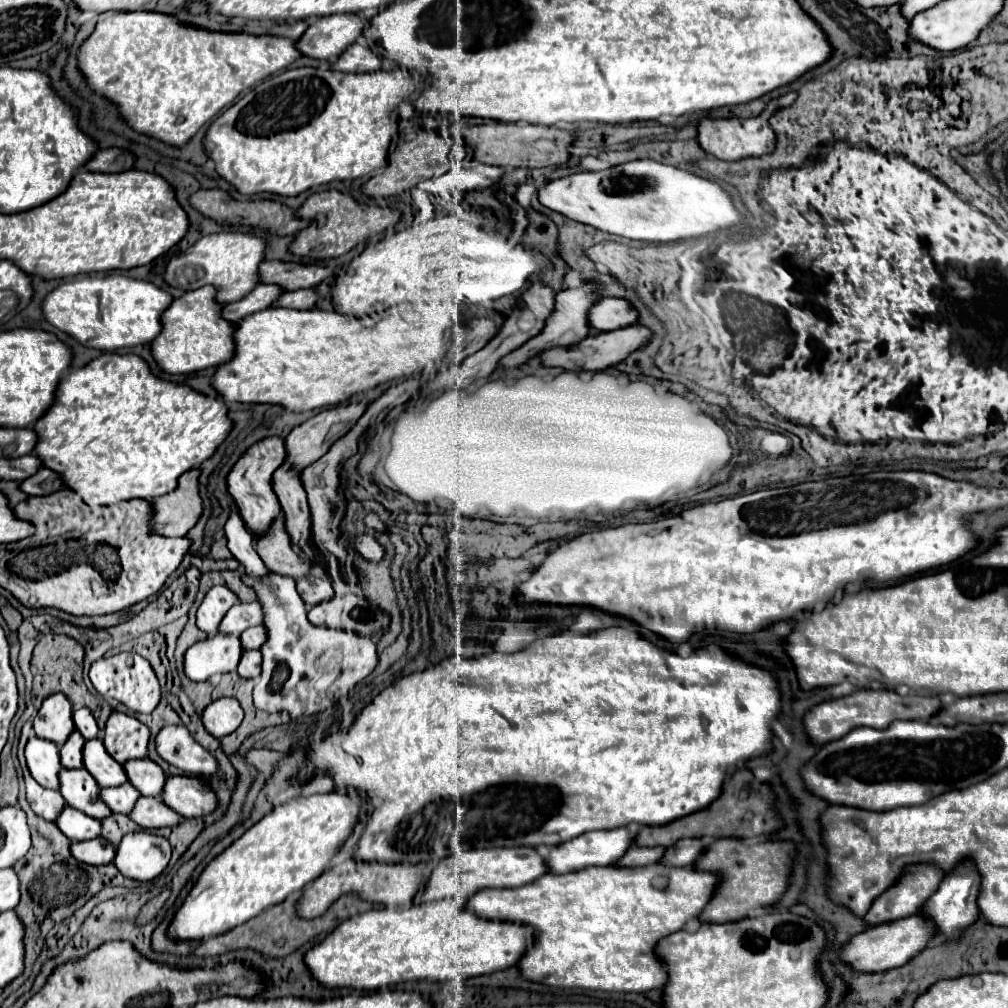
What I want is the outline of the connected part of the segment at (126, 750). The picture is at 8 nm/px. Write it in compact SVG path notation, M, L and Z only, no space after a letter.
M112 713L106 721L104 747L112 759L126 763L130 759L144 759L148 747L148 729L138 719L126 713Z

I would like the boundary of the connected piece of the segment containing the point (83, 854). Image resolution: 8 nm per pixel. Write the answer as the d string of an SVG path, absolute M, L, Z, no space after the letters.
M96 837L92 841L72 843L70 851L72 851L74 859L80 859L80 863L92 863L92 865L110 863L116 853L116 849L108 841L104 841L102 837Z

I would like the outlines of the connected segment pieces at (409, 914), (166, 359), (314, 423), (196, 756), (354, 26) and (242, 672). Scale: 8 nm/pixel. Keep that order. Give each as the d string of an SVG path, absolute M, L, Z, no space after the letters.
M456 897L452 901L432 901L422 905L412 905L410 909L378 909L366 911L362 915L342 921L324 941L314 945L304 953L304 965L320 987L342 989L352 987L360 991L374 991L382 987L392 987L404 981L450 981L454 977L478 977L494 971L508 969L520 961L530 939L532 929L518 923L488 921L472 915L464 907L464 899Z
M206 285L174 299L168 311L164 311L164 315L160 317L164 331L160 331L160 335L150 343L152 357L162 371L170 375L194 373L206 367L218 367L228 359L232 359L234 325L220 317L222 305L214 301L214 295L216 295L216 289L212 285Z
M352 401L352 403L346 403L346 405L324 409L322 413L314 415L312 419L308 419L300 427L296 427L286 437L286 453L288 453L286 459L288 459L288 463L292 463L298 469L306 469L310 463L318 461L322 455L328 453L328 449L332 447L332 443L336 439L344 437L354 427L354 423L358 423L358 419L364 415L366 409L368 409L368 403L364 403L364 401Z
M168 725L158 731L156 753L186 775L212 775L218 769L216 757L202 749L184 725Z
M330 15L312 21L302 37L296 41L300 55L310 59L334 61L348 45L352 45L364 31L368 21L358 15Z
M244 651L238 663L238 675L244 679L254 679L260 675L260 651Z

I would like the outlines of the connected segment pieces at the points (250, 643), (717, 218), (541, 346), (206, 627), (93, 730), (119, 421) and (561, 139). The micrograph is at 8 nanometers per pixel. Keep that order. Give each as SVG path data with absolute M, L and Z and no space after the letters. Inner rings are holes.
M262 625L248 627L248 631L240 635L240 643L244 643L244 649L260 649L264 641L266 641L266 629Z
M652 159L554 179L538 191L538 201L572 221L648 243L674 243L702 237L740 221L740 213L720 185Z
M584 283L584 285L576 287L576 289L560 291L556 295L556 309L550 315L550 319L546 321L546 327L542 329L542 333L538 337L530 339L528 343L524 343L524 347L520 347L520 349L512 351L510 355L506 355L500 361L500 365L502 367L518 367L518 365L530 361L532 357L536 357L540 351L544 351L548 347L570 347L570 345L578 343L578 341L582 341L584 337L588 337L590 327L588 327L588 319L586 317L588 317L588 309L592 307L592 295L594 295L594 291L596 291L596 287L590 285L590 283Z
M216 585L212 587L202 605L198 607L198 613L196 613L196 625L208 635L216 635L218 633L218 625L222 621L222 617L228 613L228 609L232 605L238 603L238 597L224 585Z
M86 707L76 709L72 713L72 721L74 721L74 727L84 735L84 739L94 739L98 735L96 719L94 719L94 715Z
M102 353L60 379L52 407L32 427L38 437L32 455L40 459L44 469L58 473L62 485L80 495L86 505L114 505L136 497L150 501L176 489L176 481L184 471L212 457L232 429L226 413L228 409L220 399L154 377L138 355ZM194 439L200 439L198 449L194 449Z
M482 125L472 131L472 159L498 167L544 167L560 165L568 159L568 147L572 133L558 127L536 127L536 125Z

